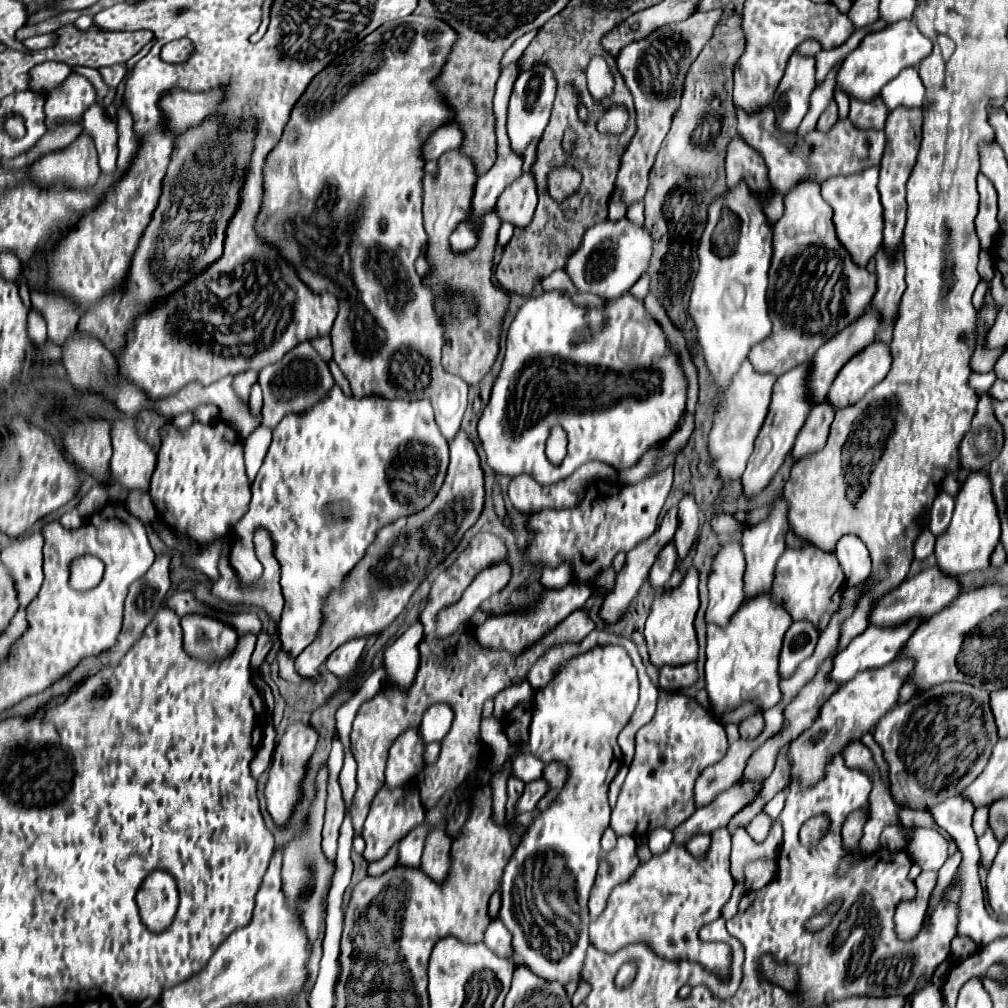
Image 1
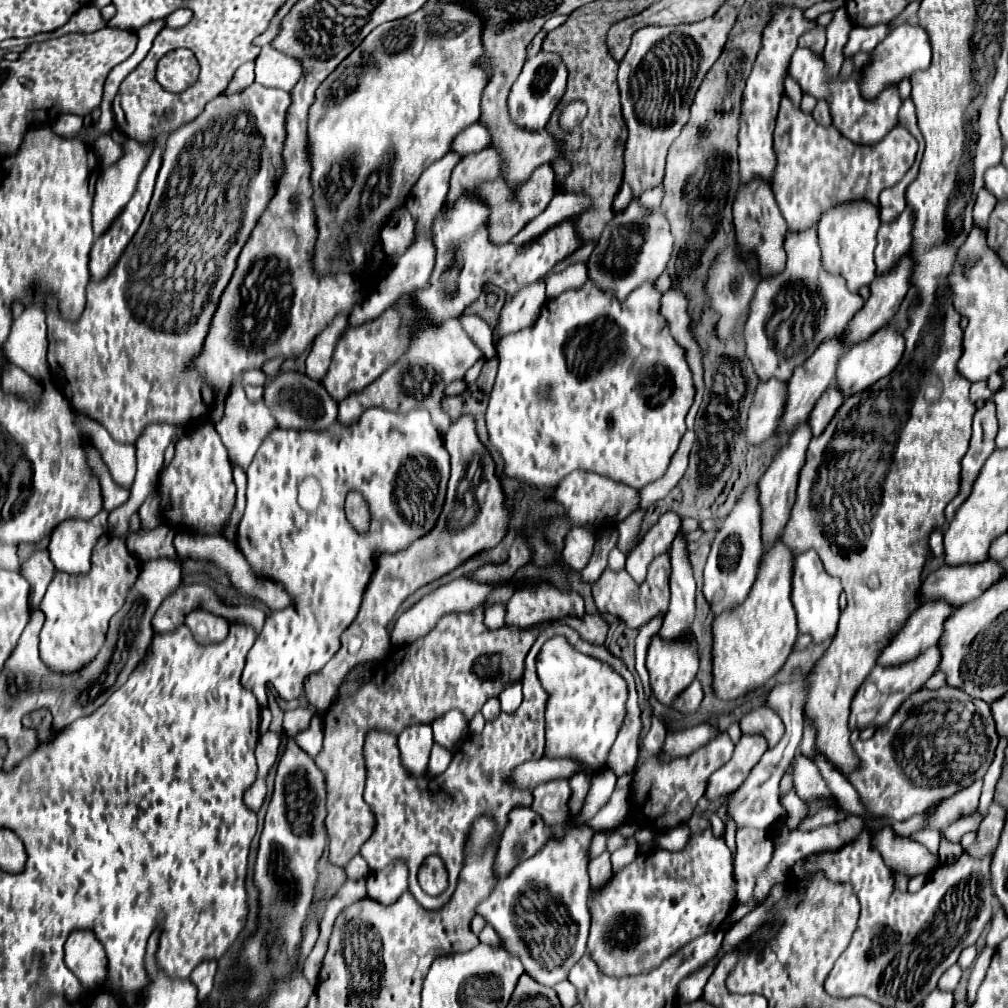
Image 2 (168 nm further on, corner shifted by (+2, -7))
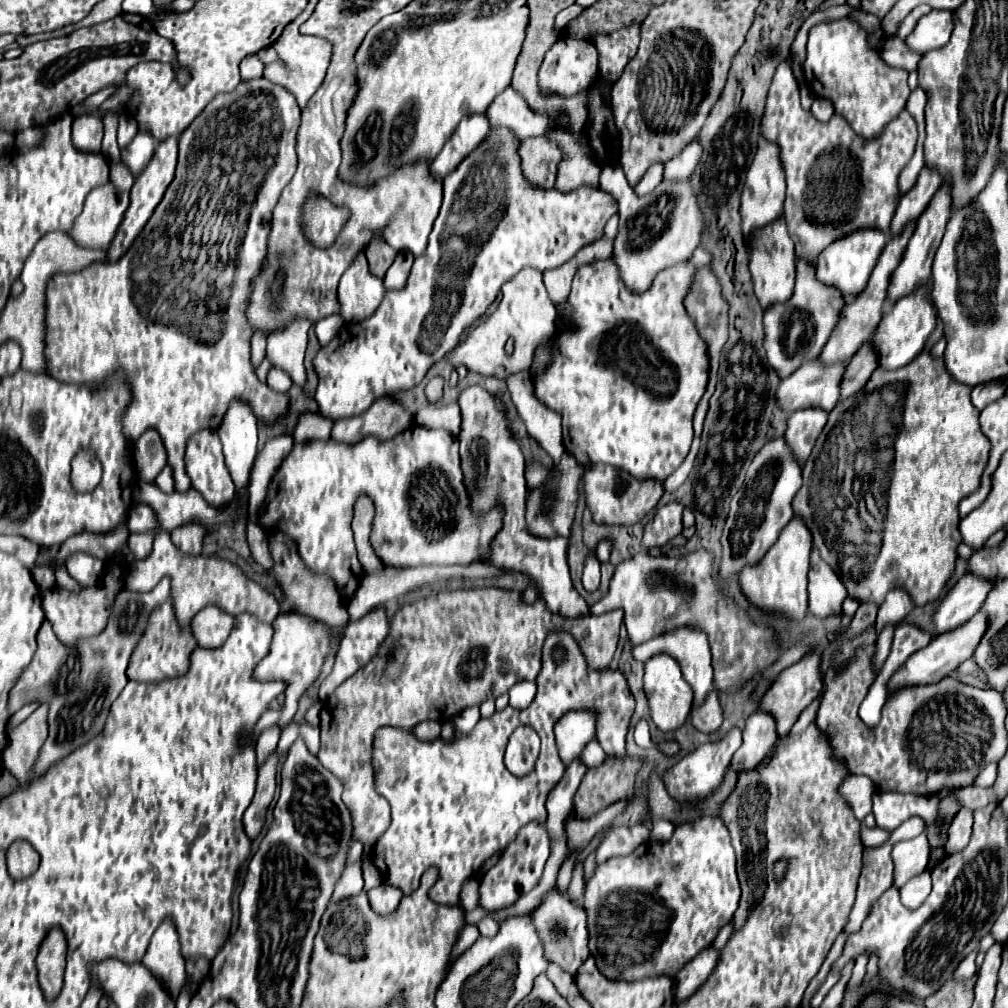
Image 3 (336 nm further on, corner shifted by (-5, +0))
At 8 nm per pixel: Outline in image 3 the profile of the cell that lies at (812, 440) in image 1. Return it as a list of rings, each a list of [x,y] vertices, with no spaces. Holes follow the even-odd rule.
[[[867,340],[863,348],[859,348],[851,358],[851,362],[847,364],[847,370],[841,382],[841,400],[859,392],[875,368],[877,368],[877,352],[869,348],[869,340]]]

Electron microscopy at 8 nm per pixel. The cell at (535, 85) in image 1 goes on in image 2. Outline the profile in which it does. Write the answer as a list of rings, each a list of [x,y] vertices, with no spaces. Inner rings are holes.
[[[538,53],[532,59],[528,59],[524,63],[518,79],[514,81],[514,87],[510,89],[508,107],[510,107],[510,119],[514,119],[514,125],[528,129],[528,131],[542,131],[546,127],[552,111],[556,109],[558,101],[564,95],[566,77],[568,77],[566,65],[554,53]]]

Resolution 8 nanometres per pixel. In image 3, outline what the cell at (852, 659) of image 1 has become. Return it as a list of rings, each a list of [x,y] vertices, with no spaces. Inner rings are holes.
[[[975,574],[963,576],[955,584],[955,588],[945,594],[939,610],[935,612],[933,620],[937,624],[937,634],[955,630],[957,626],[961,626],[969,618],[973,618],[981,610],[985,598],[993,590],[993,586],[995,586],[995,580],[981,578]]]

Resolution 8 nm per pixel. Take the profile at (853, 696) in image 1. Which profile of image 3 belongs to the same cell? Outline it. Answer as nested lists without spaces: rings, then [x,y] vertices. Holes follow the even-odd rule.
[[[983,612],[975,614],[967,624],[963,624],[961,628],[955,628],[953,632],[945,632],[945,634],[939,634],[937,638],[931,640],[931,644],[919,652],[915,652],[907,662],[905,666],[889,680],[887,684],[887,690],[893,692],[905,684],[937,684],[941,678],[945,678],[947,674],[951,674],[961,662],[969,660],[973,656],[973,652],[977,650],[977,644],[981,642],[981,636],[985,634],[985,626],[987,626],[987,618]]]

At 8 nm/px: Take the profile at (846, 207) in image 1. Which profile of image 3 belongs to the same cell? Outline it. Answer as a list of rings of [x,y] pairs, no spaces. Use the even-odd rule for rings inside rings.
[[[875,228],[857,230],[857,232],[849,234],[847,238],[829,244],[819,256],[817,280],[821,280],[823,284],[829,284],[829,286],[835,286],[841,294],[859,294],[867,286],[871,270],[875,268],[885,244],[887,244],[887,236]]]

